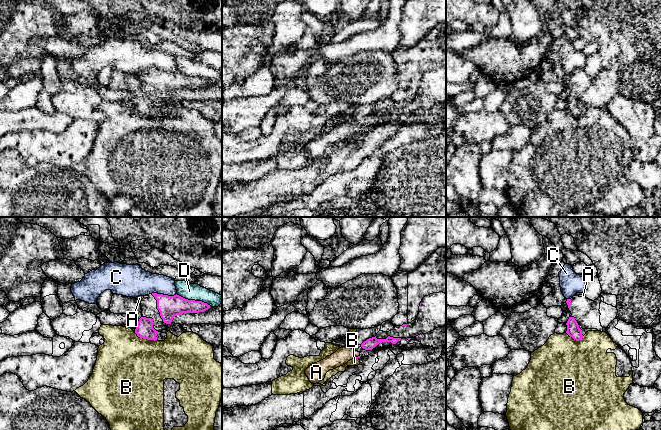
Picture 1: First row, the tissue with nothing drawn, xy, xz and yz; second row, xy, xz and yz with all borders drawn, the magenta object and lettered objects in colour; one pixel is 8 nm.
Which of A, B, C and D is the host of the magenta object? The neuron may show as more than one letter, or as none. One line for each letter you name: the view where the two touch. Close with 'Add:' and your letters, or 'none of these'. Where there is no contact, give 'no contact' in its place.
A: xz
Add: A

